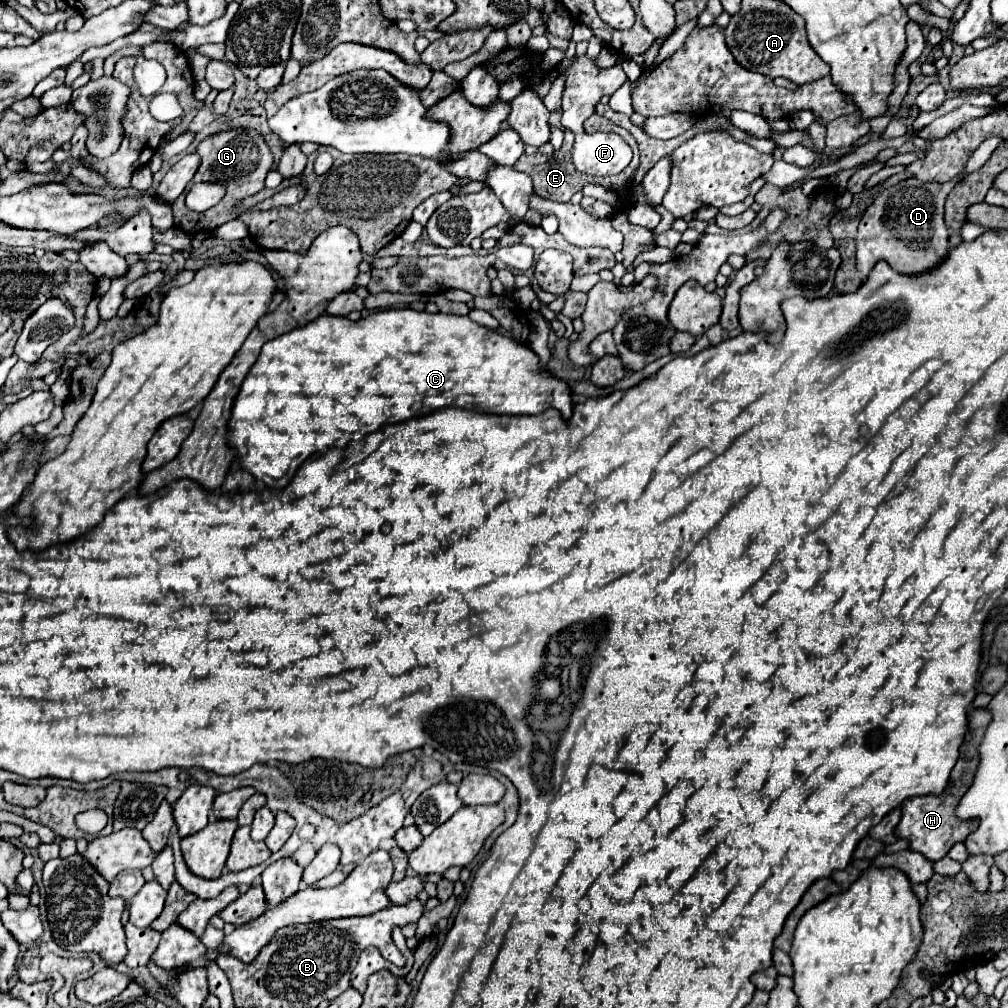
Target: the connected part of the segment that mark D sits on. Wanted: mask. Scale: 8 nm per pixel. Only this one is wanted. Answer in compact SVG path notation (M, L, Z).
M962 173L948 183L922 183L918 179L900 181L884 189L866 209L856 237L856 269L866 279L878 261L886 261L902 275L922 275L936 269L950 251L948 227L944 225L944 201L960 183Z

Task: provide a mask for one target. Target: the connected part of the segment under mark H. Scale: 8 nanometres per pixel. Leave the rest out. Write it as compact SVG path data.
M972 709L968 715L968 731L964 735L964 743L960 747L960 759L954 765L952 773L950 773L950 781L946 785L946 789L936 795L936 797L912 797L906 799L902 803L902 819L896 827L896 837L900 839L908 839L908 849L922 853L928 861L938 861L942 859L950 847L958 841L964 841L972 831L976 831L978 823L976 821L962 821L954 815L956 805L960 803L960 797L968 791L972 779L974 779L974 771L978 767L978 745L982 741L982 735L990 723L990 711L988 709Z

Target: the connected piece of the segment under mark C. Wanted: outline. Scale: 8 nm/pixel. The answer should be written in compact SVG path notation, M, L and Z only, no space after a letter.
M386 309L386 311L376 311L360 321L350 321L348 317L332 317L332 315L322 315L316 321L308 323L306 327L298 327L290 333L284 333L272 341L268 341L262 347L262 353L258 357L258 361L252 365L250 373L246 375L242 389L234 401L232 407L232 419L228 423L228 441L232 447L236 447L238 455L236 459L240 461L242 469L246 469L254 479L260 479L266 487L270 489L284 489L288 485L288 481L292 479L292 473L296 473L296 467L300 467L300 463L304 463L310 455L316 453L316 449L320 447L334 447L344 451L348 441L356 443L360 441L360 437L366 437L374 431L380 431L384 425L388 423L402 423L410 417L422 417L428 415L436 409L442 407L460 407L460 409L474 409L474 411L482 411L482 413L498 414L498 415L535 415L546 411L548 407L554 407L562 413L564 421L568 421L572 417L572 399L570 399L570 385L566 381L560 381L554 377L554 373L546 367L546 371L540 365L538 355L524 343L516 343L514 339L510 339L508 335L504 335L502 331L496 329L488 329L482 327L478 323L474 323L470 317L460 317L460 315L444 315L444 313L416 313L414 309Z

